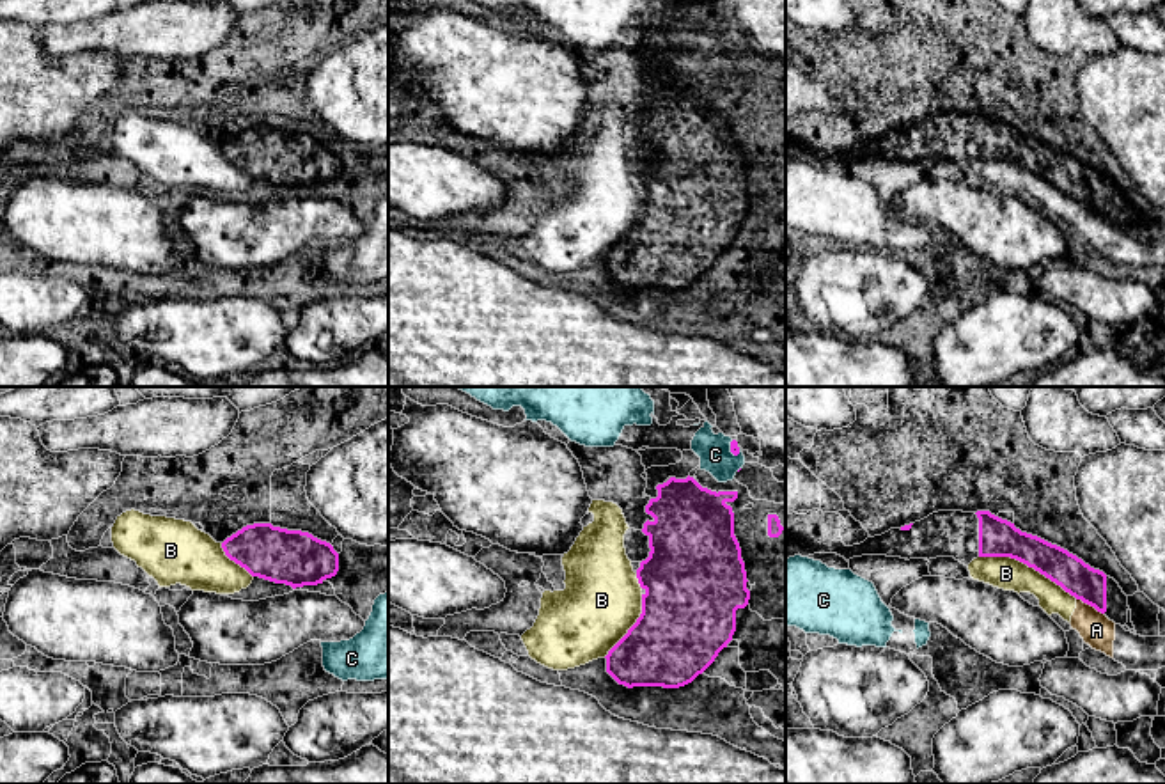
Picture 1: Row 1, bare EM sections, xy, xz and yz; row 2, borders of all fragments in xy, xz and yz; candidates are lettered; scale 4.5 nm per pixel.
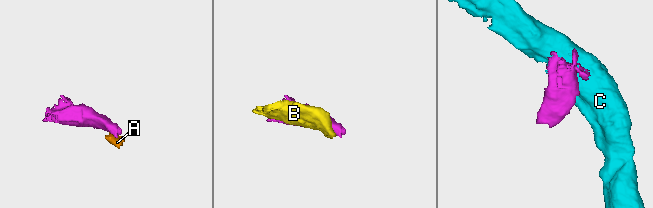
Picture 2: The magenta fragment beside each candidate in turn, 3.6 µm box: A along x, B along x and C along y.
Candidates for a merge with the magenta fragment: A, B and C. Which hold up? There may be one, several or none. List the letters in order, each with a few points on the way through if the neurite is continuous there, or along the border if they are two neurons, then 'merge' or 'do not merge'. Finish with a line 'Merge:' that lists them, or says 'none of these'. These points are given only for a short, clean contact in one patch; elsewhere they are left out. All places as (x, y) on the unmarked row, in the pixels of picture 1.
A: border along yz (1077, 201), (1103, 217); do not merge
B: do not merge
C: do not merge
Merge: none of these

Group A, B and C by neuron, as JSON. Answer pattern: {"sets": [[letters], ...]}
{"sets": [["A", "B"], ["C"]]}

